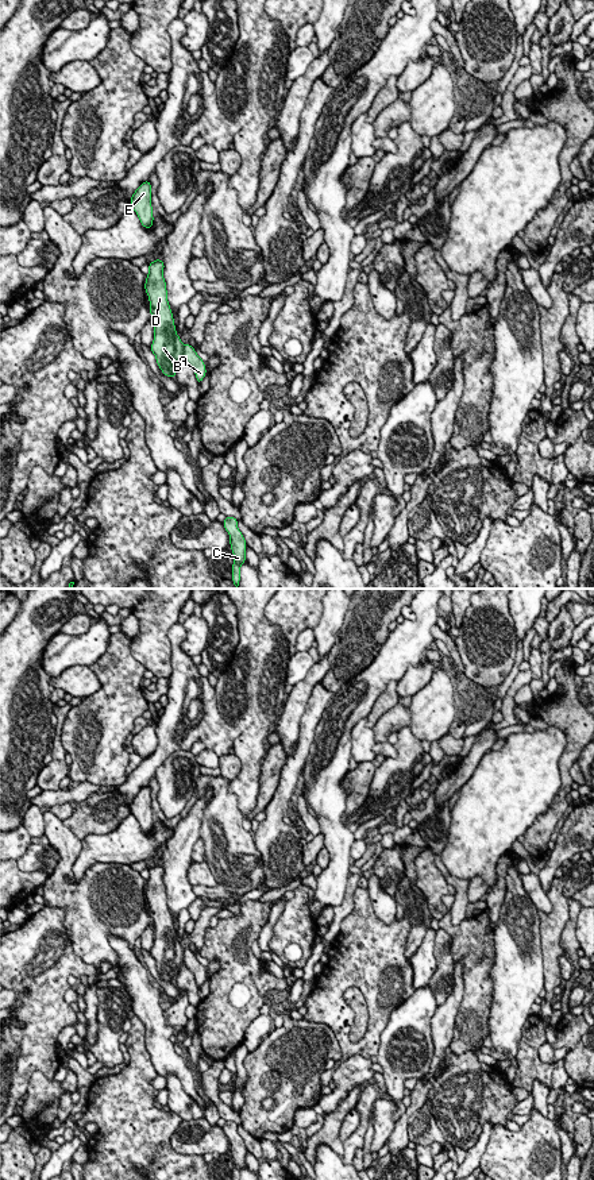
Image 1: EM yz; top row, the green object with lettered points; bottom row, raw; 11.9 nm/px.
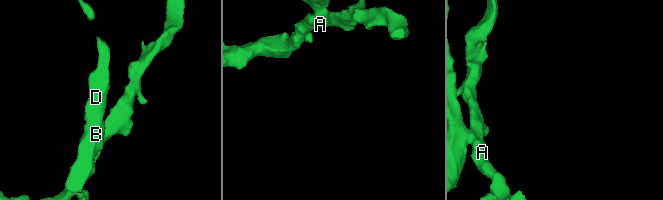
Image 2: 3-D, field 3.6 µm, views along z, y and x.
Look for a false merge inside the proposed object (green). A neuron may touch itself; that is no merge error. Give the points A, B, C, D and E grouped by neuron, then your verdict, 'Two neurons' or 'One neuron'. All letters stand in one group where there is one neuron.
Groups: A C / B D E. Two neurons

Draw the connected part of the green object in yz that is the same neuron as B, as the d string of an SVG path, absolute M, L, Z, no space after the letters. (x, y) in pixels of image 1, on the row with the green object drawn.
M163 261L148 263L144 290L150 301L150 315L154 320L154 340L151 352L155 355L161 371L170 378L176 377L184 355L184 343L177 335L173 312L167 301Z

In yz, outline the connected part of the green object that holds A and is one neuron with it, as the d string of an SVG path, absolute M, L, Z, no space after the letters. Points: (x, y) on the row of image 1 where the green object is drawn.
M190 344L184 346L182 359L185 359L193 367L197 383L200 383L207 374L207 369L204 360L197 355Z

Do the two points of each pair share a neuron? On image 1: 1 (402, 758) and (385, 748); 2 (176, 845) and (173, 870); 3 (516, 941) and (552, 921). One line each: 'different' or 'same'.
1: different
2: same
3: different

